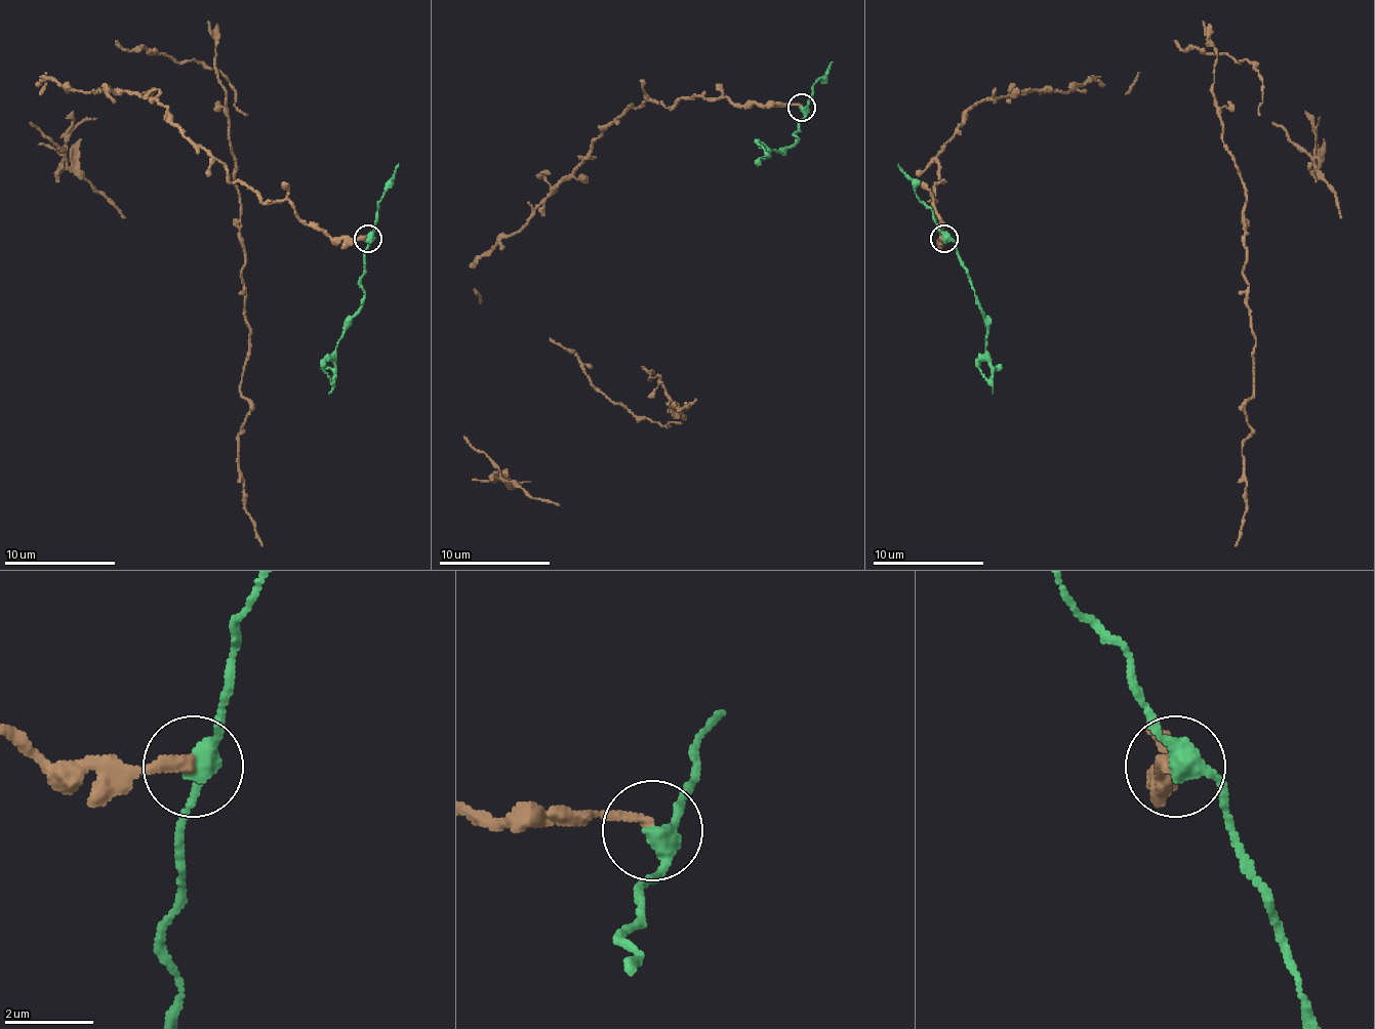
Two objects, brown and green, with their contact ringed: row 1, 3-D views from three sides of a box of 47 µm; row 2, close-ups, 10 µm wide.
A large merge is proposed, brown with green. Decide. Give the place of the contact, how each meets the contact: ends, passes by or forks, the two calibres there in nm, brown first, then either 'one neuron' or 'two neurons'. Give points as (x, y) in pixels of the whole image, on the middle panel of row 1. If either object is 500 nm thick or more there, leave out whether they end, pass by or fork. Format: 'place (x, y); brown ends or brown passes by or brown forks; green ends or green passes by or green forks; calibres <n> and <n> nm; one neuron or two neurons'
place (802, 108); brown ends; green passes by; calibres 220 and 380 nm; two neurons

